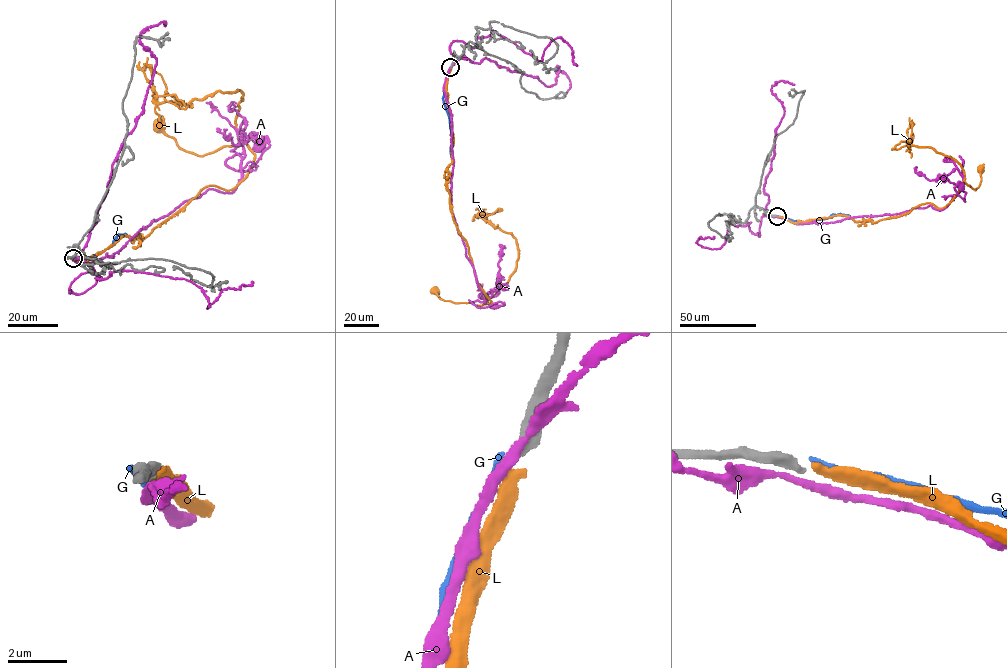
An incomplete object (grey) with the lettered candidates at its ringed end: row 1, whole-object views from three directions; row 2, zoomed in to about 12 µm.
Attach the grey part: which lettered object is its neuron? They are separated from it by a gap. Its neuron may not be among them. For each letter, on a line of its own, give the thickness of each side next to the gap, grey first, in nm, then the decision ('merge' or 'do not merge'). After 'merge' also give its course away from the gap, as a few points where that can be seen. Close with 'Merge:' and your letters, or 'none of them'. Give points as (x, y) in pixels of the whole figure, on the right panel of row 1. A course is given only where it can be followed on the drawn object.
A: 320 nm thick on the grey side, 280 nm on the other; do not merge
G: 320 nm thick on the grey side, 200 nm on the other; do not merge
L: 320 nm thick on the grey side, 360 nm on the other; merge; it runs (778, 216), (796, 223), (839, 215), (876, 222), (927, 203), (945, 207), (963, 182), (978, 187), (980, 168)
Merge: L

